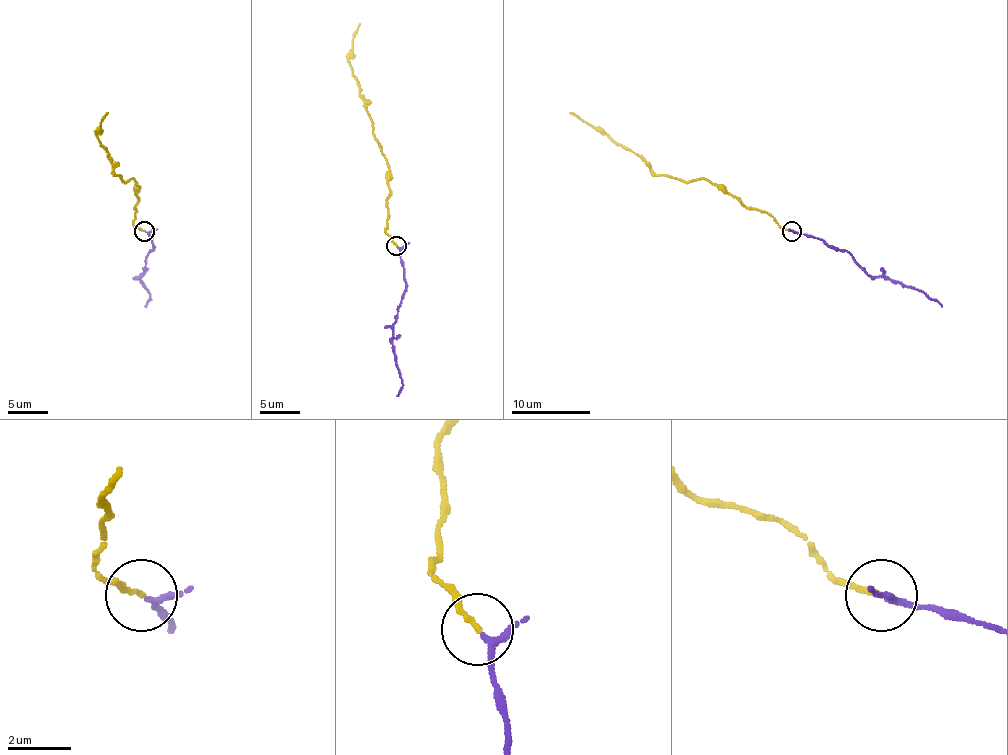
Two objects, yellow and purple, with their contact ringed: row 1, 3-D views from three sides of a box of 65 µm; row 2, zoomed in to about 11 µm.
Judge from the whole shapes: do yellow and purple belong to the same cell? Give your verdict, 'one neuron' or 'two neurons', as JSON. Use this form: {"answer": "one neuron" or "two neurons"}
{"answer": "one neuron"}

